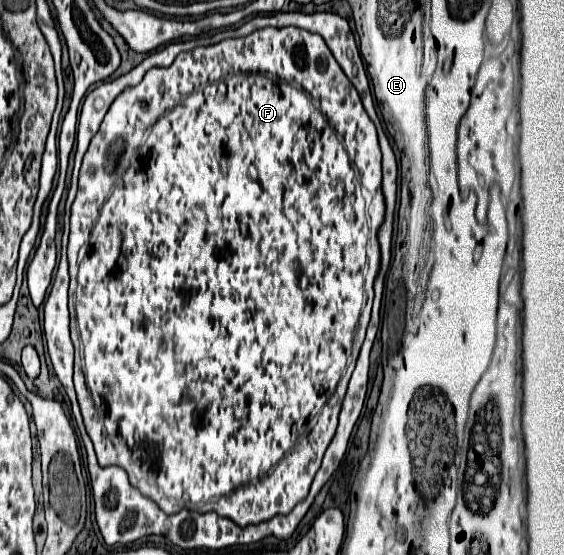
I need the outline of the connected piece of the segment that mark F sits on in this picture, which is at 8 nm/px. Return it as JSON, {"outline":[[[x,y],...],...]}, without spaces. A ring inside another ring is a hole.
{"outline":[[[294,26],[262,28],[254,30],[246,38],[228,38],[218,44],[198,46],[190,52],[182,52],[172,66],[148,70],[138,86],[128,88],[128,92],[122,92],[112,102],[98,134],[92,138],[83,157],[78,191],[71,207],[67,256],[70,336],[75,350],[73,382],[76,391],[76,380],[86,378],[86,386],[90,388],[90,396],[96,404],[94,416],[86,418],[88,424],[84,425],[94,442],[98,462],[102,466],[116,464],[126,468],[132,476],[132,484],[138,486],[148,498],[156,500],[166,514],[176,514],[182,508],[198,512],[214,510],[216,514],[230,518],[240,526],[248,526],[270,520],[276,514],[286,514],[306,498],[312,478],[320,468],[324,450],[336,432],[340,404],[371,318],[374,278],[380,268],[376,230],[384,221],[385,214],[384,196],[380,188],[380,160],[382,154],[378,148],[378,136],[374,136],[374,124],[366,116],[366,110],[358,100],[358,92],[354,92],[350,80],[342,68],[338,68],[338,62],[334,60],[326,42],[318,34],[298,30]],[[118,138],[126,142],[126,150],[120,155],[122,160],[118,160],[118,156],[108,156],[110,144]],[[316,414],[318,424],[306,430],[308,420]]]}

